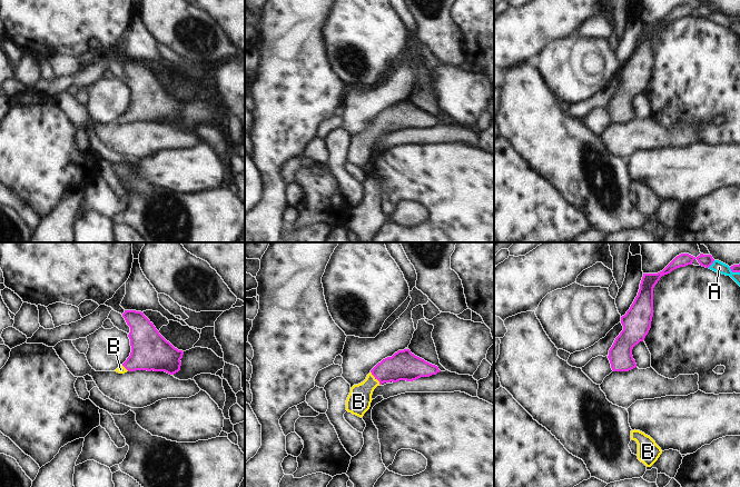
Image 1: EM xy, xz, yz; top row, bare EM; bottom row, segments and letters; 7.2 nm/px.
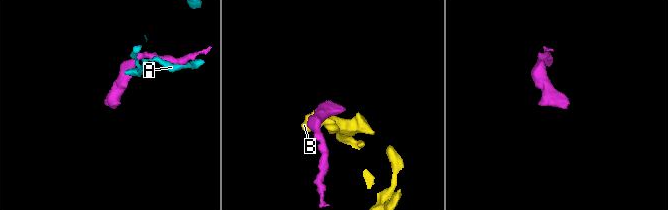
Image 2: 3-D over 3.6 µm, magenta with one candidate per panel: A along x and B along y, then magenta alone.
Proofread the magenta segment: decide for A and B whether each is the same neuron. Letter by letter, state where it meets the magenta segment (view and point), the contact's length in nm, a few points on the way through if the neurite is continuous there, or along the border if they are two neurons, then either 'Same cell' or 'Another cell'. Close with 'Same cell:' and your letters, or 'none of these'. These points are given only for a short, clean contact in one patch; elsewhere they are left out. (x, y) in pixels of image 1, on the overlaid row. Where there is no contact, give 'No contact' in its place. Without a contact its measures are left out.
A: Touches magenta at yz (711, 264). Shared border 80 nm. Another cell
B: Touches magenta at xz (375, 378). Shared border 120 nm. Path across: xz (403, 365), (383, 371), (375, 378), (361, 394), (358, 401). Same cell
Same cell: B

